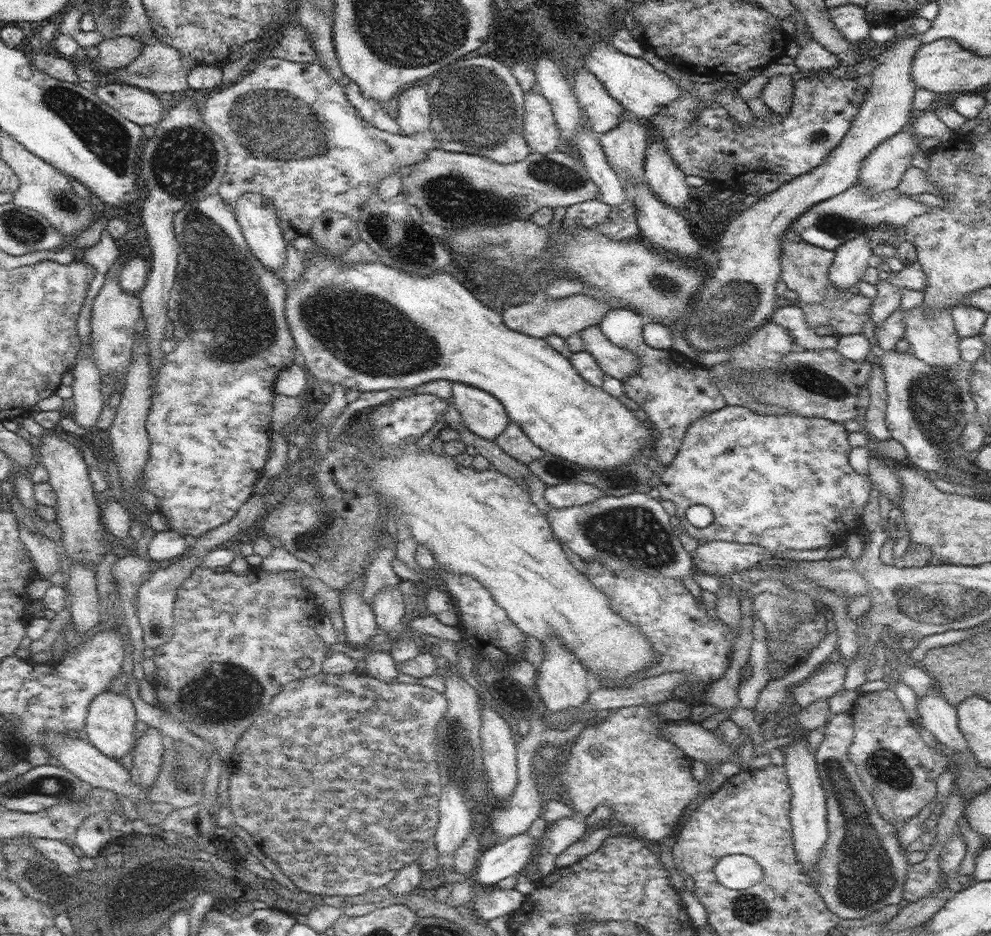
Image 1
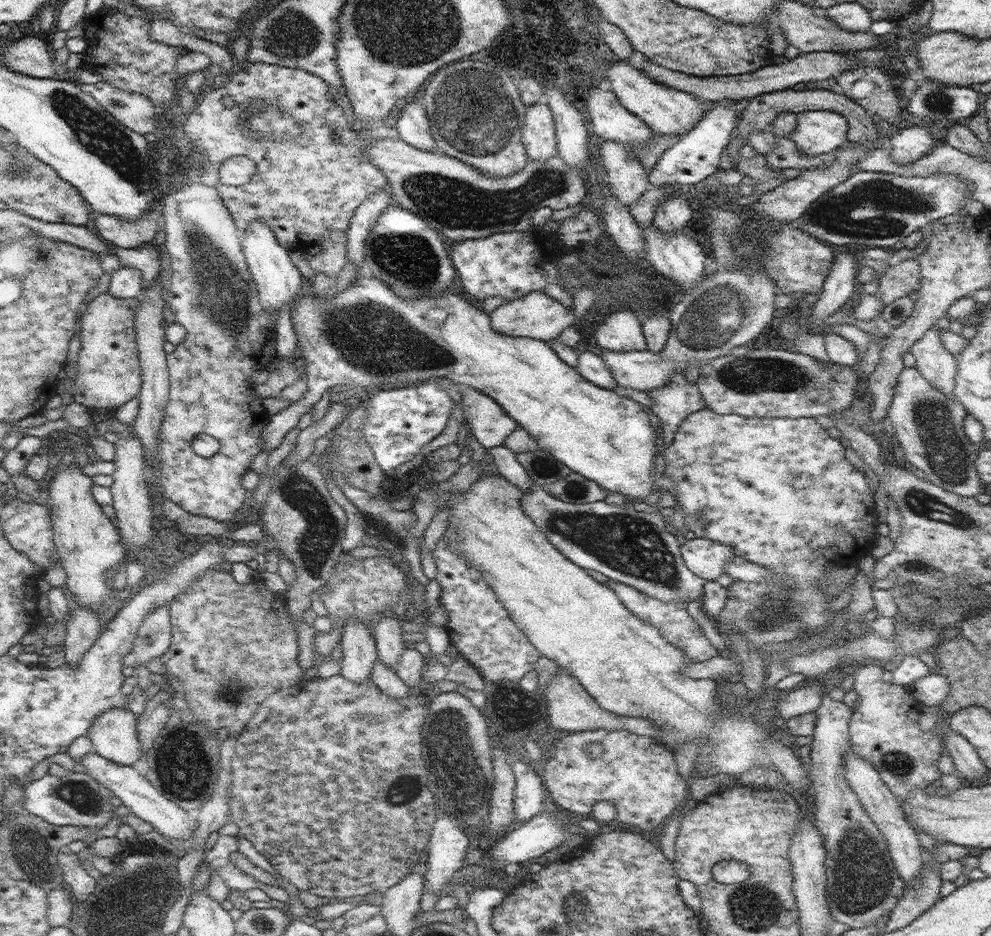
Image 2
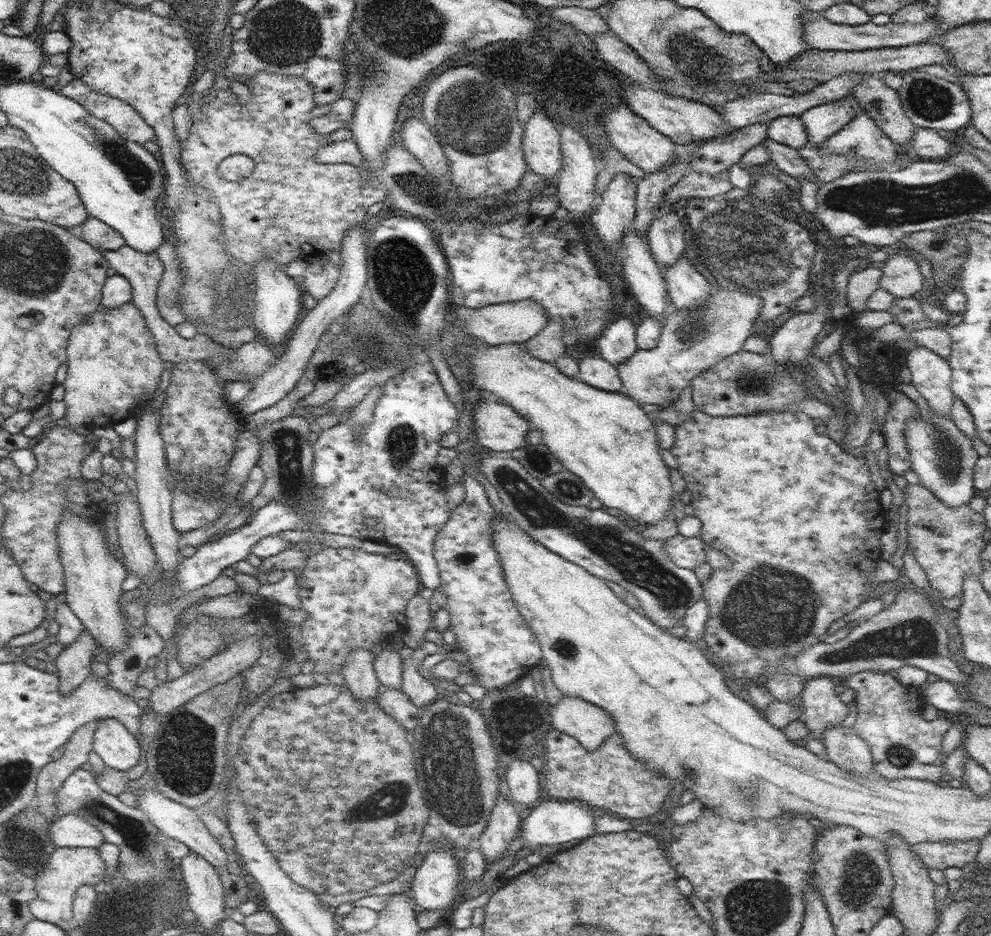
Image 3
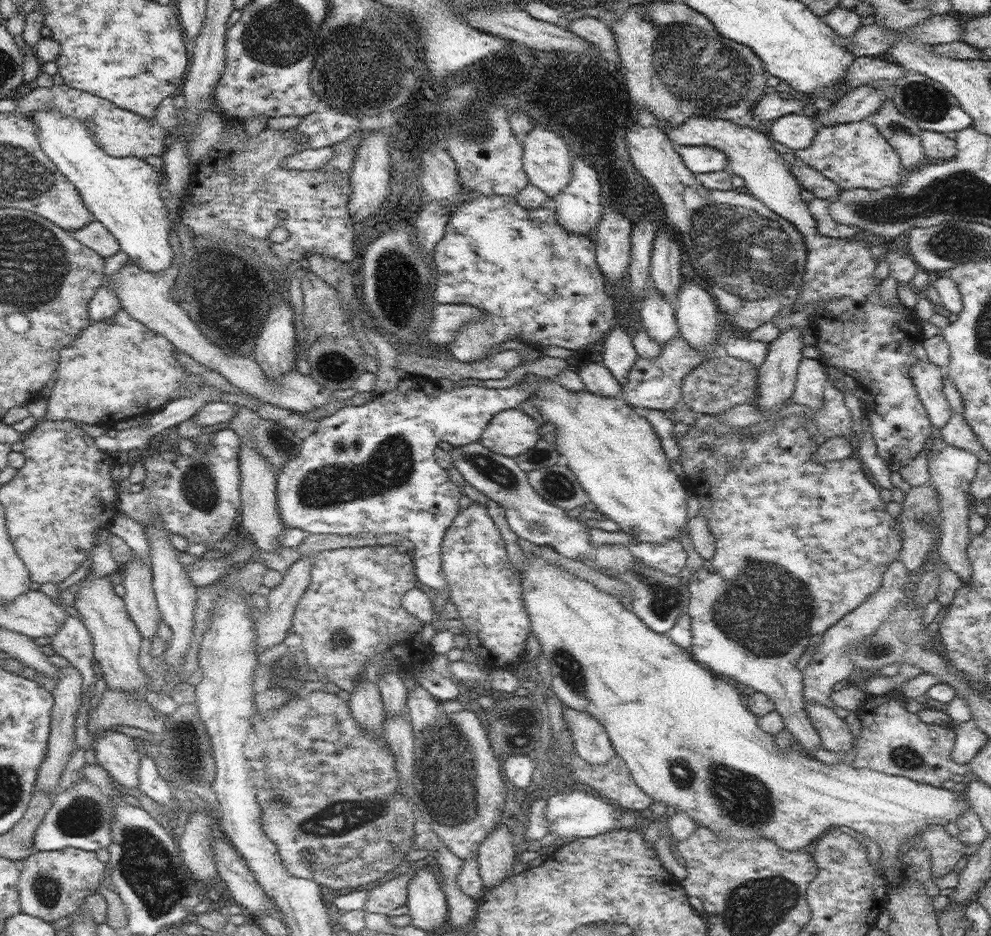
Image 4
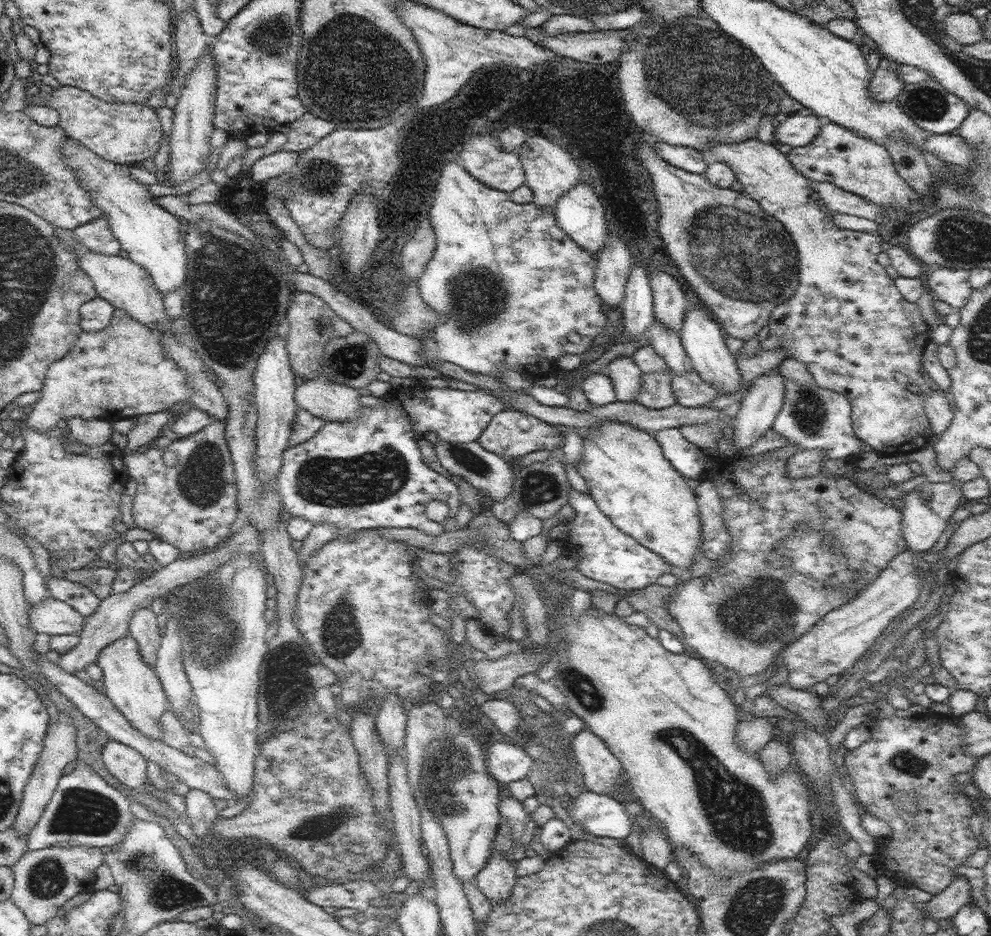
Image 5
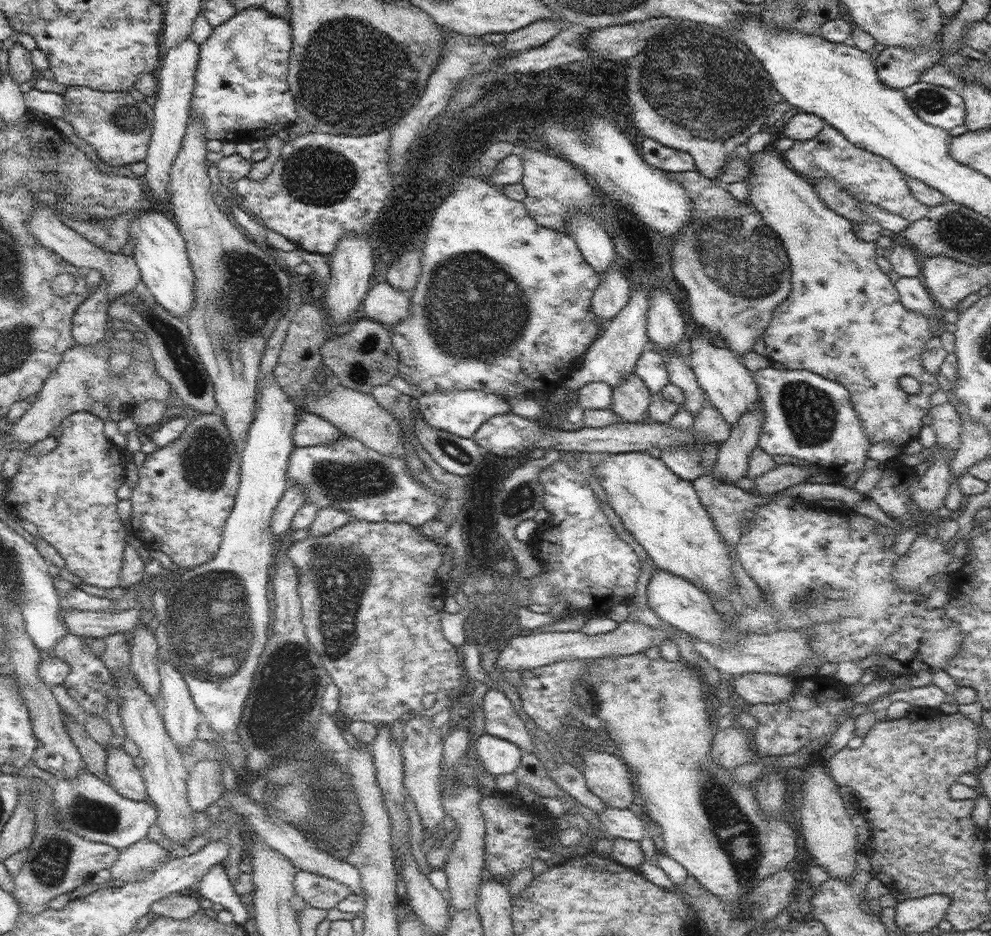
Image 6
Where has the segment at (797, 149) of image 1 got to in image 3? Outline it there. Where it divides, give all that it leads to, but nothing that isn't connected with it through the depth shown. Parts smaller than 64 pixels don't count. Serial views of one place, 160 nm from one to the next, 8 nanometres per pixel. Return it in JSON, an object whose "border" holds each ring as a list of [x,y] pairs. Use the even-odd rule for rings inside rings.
{"border":[[[849,95],[813,106],[803,112],[800,117],[808,133],[808,141],[817,146],[824,145],[824,142],[828,141],[832,135],[840,133],[842,128],[846,127],[852,117],[860,111],[862,111],[860,103],[853,98],[853,95]]]}

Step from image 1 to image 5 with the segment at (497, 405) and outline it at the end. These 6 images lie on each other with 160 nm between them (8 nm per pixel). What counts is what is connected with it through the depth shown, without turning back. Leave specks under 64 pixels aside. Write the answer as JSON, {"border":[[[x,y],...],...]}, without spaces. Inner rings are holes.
{"border":[[[505,409],[492,417],[477,441],[486,450],[495,452],[497,455],[519,458],[535,450],[556,450],[563,446],[564,437],[565,435],[560,435],[556,431],[555,425],[548,424],[526,412],[520,412],[520,410]]]}

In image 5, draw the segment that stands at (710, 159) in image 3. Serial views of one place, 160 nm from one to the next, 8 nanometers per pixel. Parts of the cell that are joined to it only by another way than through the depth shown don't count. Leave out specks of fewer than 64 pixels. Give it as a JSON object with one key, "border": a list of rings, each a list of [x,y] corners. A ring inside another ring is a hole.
{"border":[[[657,140],[653,141],[652,146],[656,150],[656,156],[660,156],[664,162],[668,162],[668,164],[672,164],[677,168],[682,168],[687,172],[703,175],[706,167],[708,167],[708,163],[704,162],[703,153],[694,150],[694,148],[673,146]]]}

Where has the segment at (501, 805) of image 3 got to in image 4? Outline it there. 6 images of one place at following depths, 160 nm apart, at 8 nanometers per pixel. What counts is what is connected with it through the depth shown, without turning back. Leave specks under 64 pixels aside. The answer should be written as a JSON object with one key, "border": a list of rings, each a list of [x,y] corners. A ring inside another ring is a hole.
{"border":[[[500,822],[482,841],[476,856],[485,891],[492,890],[503,879],[512,875],[517,856],[512,833],[504,822]]]}

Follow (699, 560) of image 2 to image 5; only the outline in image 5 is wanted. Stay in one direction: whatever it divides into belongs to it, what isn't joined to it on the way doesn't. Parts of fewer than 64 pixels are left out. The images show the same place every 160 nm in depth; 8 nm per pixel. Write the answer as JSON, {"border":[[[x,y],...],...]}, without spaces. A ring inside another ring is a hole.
{"border":[[[571,487],[569,504],[576,510],[576,518],[569,522],[572,529],[568,536],[561,540],[562,547],[565,551],[580,556],[580,563],[576,568],[584,576],[610,584],[614,588],[636,591],[648,585],[654,585],[662,574],[671,572],[670,563],[614,526],[608,516],[598,508],[590,493],[587,494]]]}

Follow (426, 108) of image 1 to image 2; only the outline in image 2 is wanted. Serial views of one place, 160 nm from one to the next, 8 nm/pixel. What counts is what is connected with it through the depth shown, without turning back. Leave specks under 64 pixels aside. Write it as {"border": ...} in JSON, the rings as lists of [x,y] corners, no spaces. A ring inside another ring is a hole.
{"border":[[[420,102],[405,104],[395,125],[403,142],[424,152],[437,151],[432,137],[425,106]]]}

